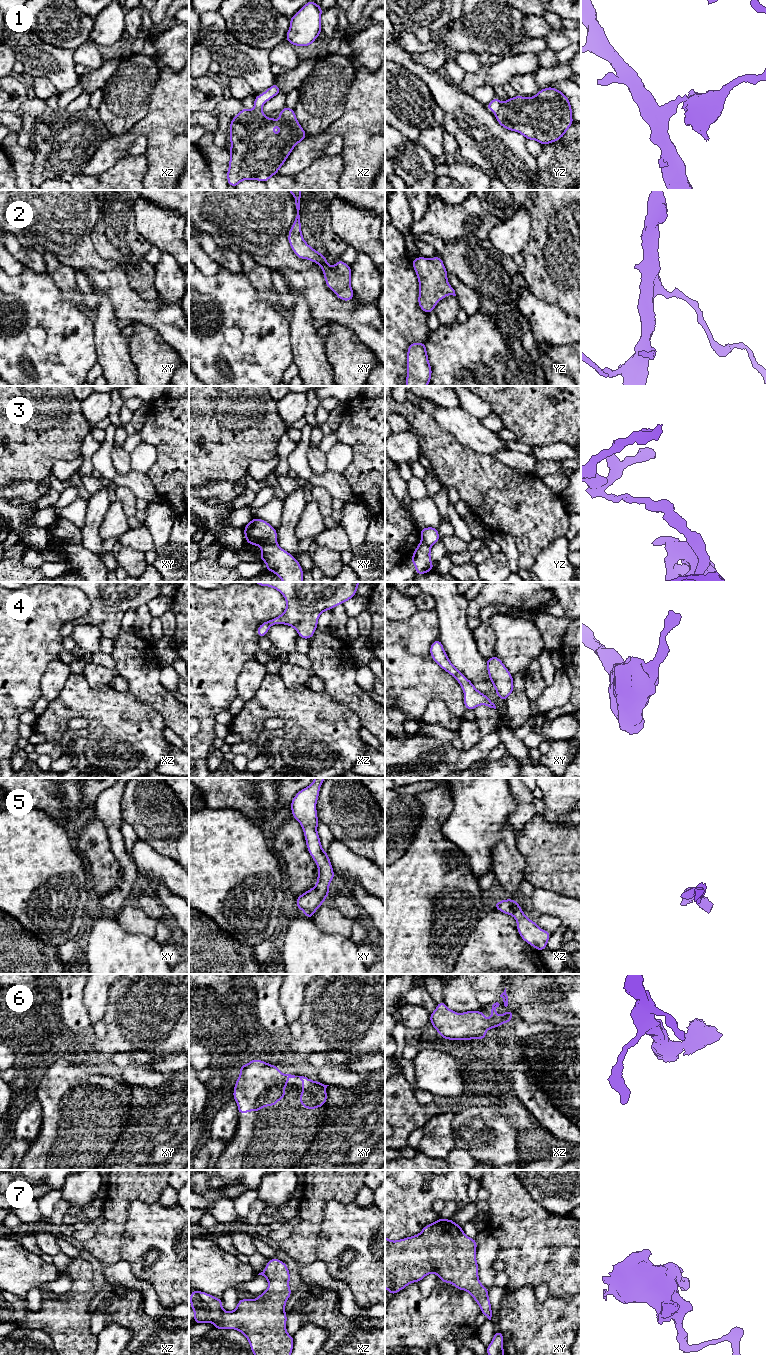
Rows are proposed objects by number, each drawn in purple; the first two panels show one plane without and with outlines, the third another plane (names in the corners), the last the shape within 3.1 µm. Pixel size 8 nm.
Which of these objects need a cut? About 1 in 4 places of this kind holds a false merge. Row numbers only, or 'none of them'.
1, 3

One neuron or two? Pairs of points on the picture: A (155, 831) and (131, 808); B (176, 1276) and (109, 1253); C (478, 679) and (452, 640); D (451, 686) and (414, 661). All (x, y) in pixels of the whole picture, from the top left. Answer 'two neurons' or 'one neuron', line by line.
A: one neuron
B: two neurons
C: one neuron
D: one neuron

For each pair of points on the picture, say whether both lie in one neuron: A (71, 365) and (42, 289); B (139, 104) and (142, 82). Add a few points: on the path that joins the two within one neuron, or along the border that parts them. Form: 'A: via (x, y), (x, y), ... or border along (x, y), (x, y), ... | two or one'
A: via (52, 346), (42, 322), (42, 308) | one
B: via (139, 99), (139, 87) | one

